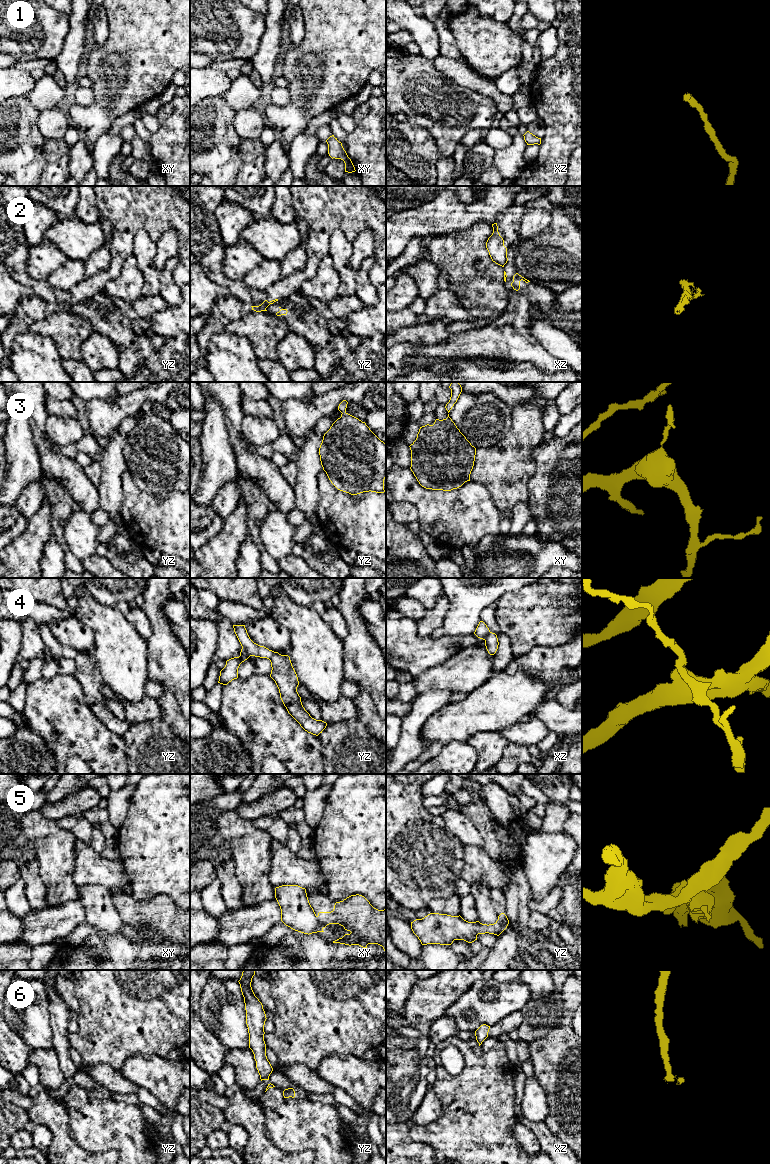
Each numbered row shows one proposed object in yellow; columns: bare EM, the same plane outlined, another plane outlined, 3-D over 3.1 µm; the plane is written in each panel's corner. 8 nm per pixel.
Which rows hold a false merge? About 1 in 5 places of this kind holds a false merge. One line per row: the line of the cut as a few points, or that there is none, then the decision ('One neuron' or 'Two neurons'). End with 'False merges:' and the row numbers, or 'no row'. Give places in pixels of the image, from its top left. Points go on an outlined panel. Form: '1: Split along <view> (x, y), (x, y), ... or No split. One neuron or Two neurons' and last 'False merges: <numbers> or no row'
1: No split. One neuron
2: Split along yz (265, 307), (263, 310). Two neurons
3: No split. One neuron
4: Split along yz (242, 646), (250, 655). Two neurons
5: Split along xy (316, 916), (322, 928). Two neurons
6: No split. One neuron
False merges: 2, 4, 5

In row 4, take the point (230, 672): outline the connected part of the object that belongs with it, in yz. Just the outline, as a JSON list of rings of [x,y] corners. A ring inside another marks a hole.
[[[242,647],[239,657],[234,657],[226,661],[225,667],[220,671],[218,683],[227,685],[232,680],[237,679],[240,664],[249,657],[248,651]]]

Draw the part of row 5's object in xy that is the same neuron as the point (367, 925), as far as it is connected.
[[[351,895],[336,902],[331,912],[319,912],[317,917],[322,928],[339,924],[351,932],[333,943],[363,948],[368,944],[378,944],[386,951],[386,909],[374,908],[362,895]]]

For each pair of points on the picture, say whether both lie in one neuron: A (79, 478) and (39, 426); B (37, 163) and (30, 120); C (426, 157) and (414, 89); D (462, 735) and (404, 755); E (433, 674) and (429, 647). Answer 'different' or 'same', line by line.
A: same
B: same
C: different
D: different
E: different

